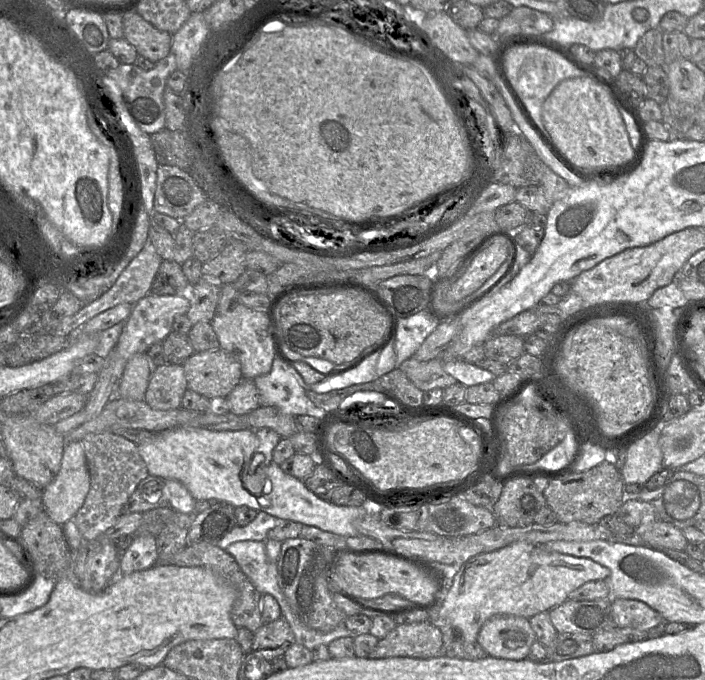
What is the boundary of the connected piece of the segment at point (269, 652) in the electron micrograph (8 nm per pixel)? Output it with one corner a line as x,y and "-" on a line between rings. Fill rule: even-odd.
284,617
264,624
254,633
252,651
268,661
284,656
286,650
296,643
294,632

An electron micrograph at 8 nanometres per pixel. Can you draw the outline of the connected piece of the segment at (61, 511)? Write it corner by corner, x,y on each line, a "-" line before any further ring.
67,441
59,472
42,490
43,510
62,526
83,506
89,489
90,474
82,442

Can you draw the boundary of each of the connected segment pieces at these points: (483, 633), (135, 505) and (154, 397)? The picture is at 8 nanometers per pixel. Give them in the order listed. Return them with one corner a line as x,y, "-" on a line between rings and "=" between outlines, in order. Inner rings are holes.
495,615
481,627
477,642
488,656
507,660
528,658
536,635
529,619
512,615
=
146,477
123,506
122,514
144,513
157,507
169,506
164,485
165,480
160,477
=
163,363
154,368
144,401
156,410
178,409
187,389
183,364

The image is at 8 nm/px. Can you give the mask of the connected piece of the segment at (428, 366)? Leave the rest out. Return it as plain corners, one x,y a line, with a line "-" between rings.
409,358
402,363
400,369
422,391
445,389
457,382
454,377
444,371
440,358
425,362

